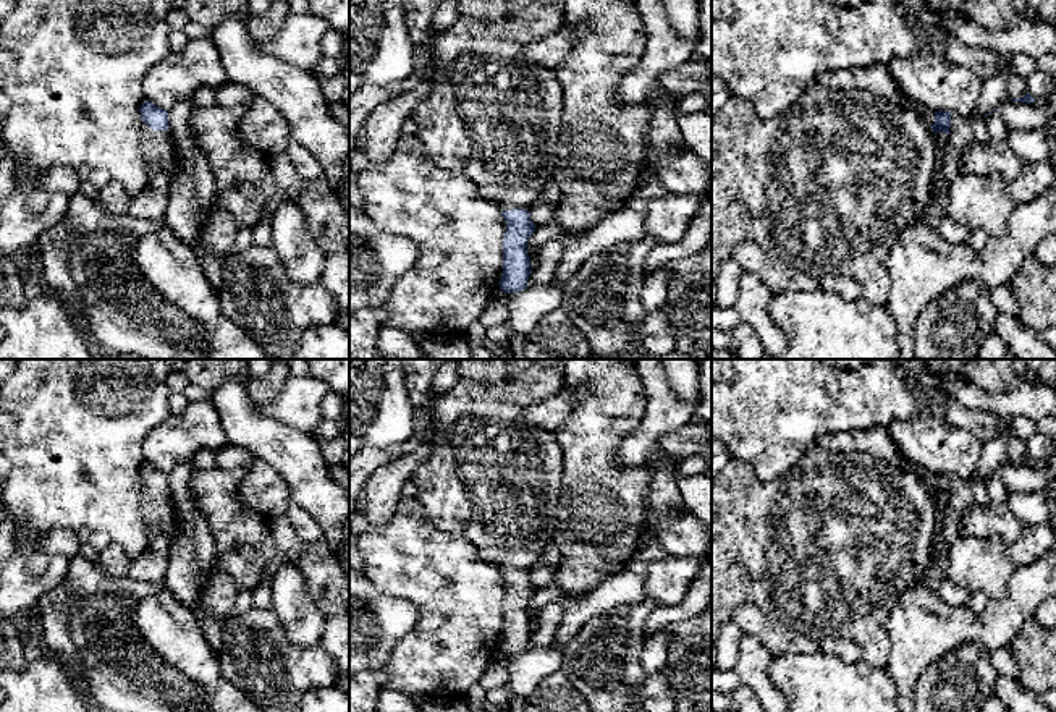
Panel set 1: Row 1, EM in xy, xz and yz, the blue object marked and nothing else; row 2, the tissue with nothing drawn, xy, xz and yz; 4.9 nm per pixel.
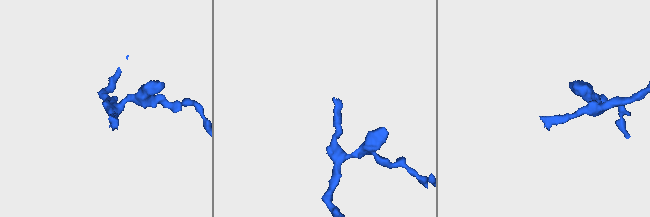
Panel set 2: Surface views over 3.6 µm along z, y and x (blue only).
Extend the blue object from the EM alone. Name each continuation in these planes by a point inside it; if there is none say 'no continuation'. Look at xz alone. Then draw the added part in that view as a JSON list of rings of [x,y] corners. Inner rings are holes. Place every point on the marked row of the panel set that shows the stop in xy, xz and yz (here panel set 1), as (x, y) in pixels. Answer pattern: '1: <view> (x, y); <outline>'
1: xz (489, 115); [[[458,0],[459,16],[432,47],[432,84],[411,113],[432,160],[471,178],[500,210],[529,210],[556,165],[563,87],[555,71],[526,63],[521,50],[558,32],[564,6],[537,0]]]

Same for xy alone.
1: xy (159, 148); [[[142,123],[139,144],[149,170],[146,188],[152,188],[152,180],[158,173],[171,178],[178,170],[178,154],[170,129],[154,131],[146,123]]]

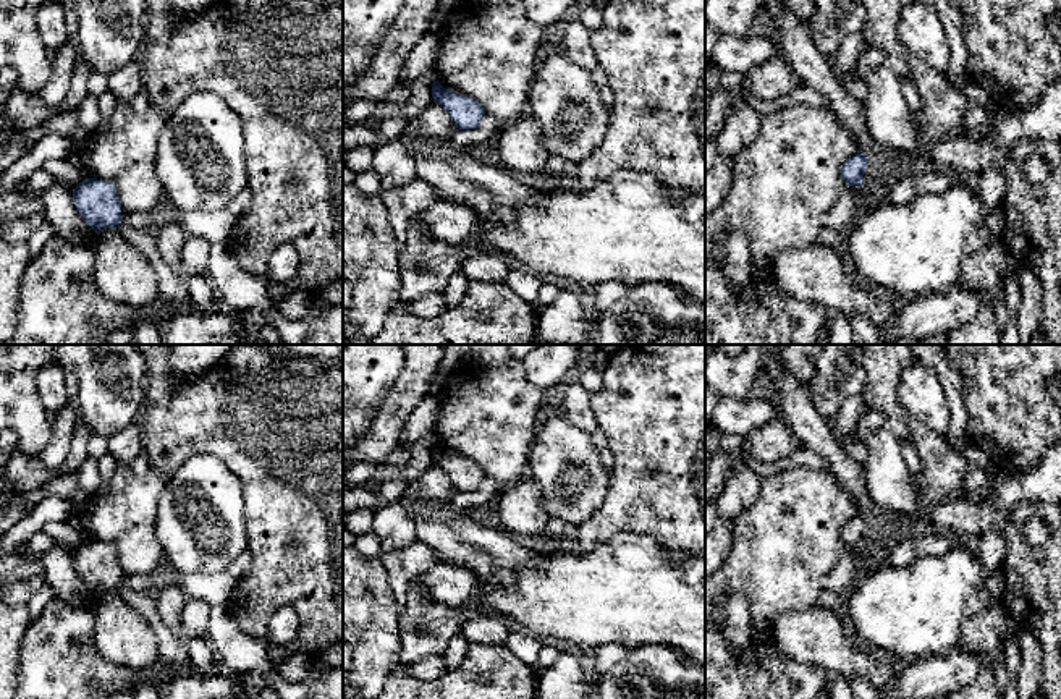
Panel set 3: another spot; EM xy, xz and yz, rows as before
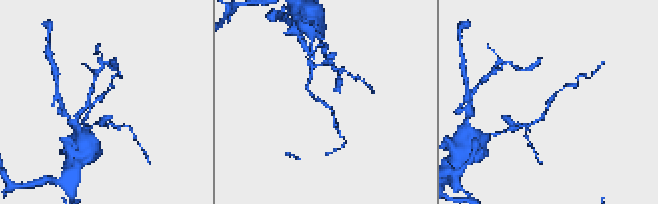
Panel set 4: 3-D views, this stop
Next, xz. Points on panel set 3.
no continuation

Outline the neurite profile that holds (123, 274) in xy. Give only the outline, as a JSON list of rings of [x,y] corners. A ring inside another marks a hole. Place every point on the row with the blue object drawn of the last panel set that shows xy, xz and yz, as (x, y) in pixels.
[[[115,228],[97,230],[92,244],[100,291],[116,303],[150,312],[160,299],[149,259]]]

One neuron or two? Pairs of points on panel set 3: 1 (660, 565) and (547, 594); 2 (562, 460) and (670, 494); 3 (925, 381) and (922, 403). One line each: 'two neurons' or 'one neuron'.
1: one neuron
2: two neurons
3: one neuron

